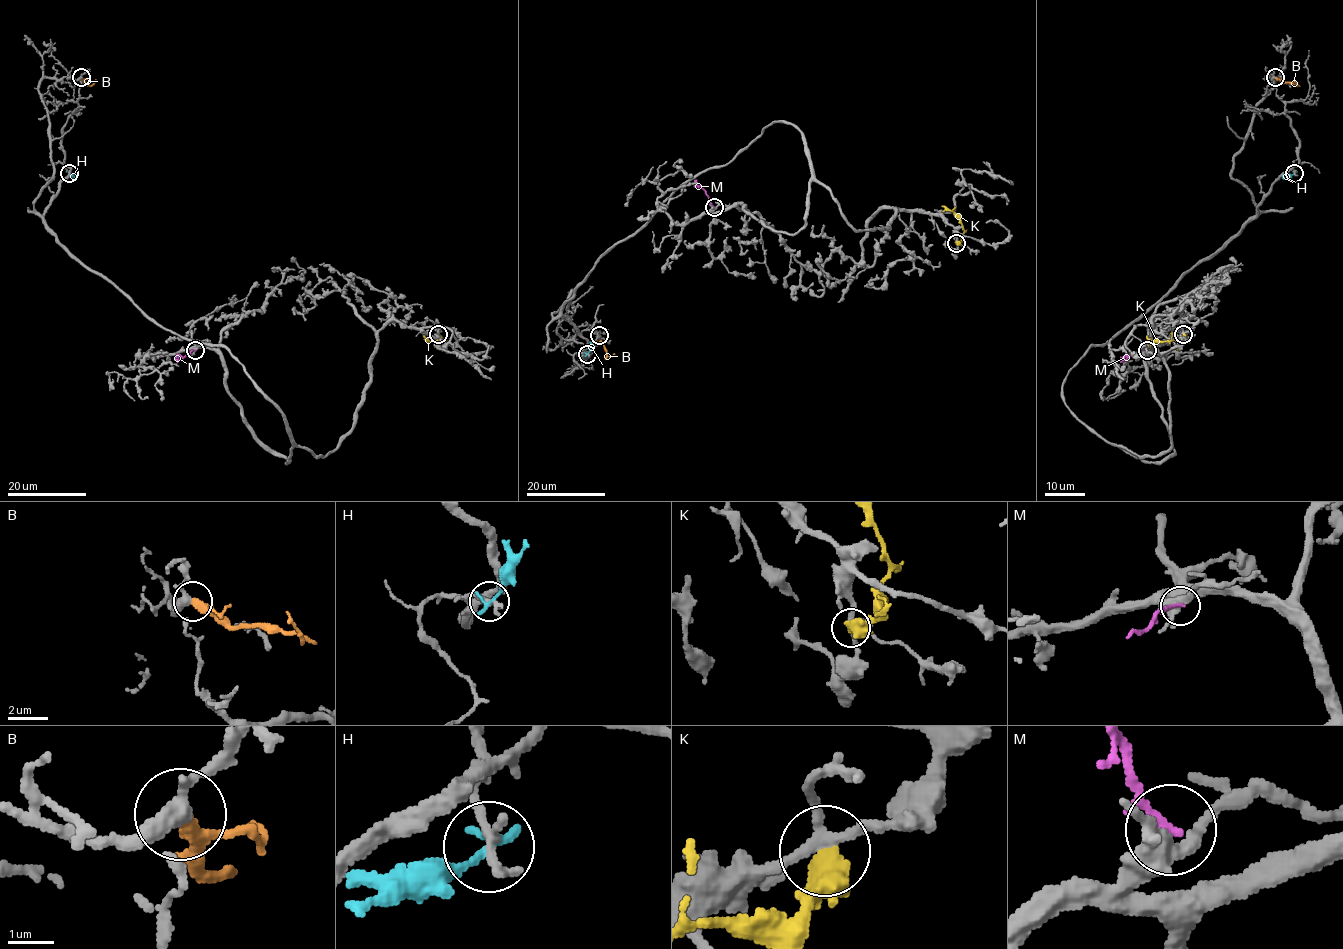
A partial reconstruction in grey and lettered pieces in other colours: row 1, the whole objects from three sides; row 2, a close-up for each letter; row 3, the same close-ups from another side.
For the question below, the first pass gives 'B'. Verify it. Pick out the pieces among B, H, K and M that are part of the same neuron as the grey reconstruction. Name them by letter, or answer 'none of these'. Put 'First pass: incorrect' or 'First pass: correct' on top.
First pass: correct
B

